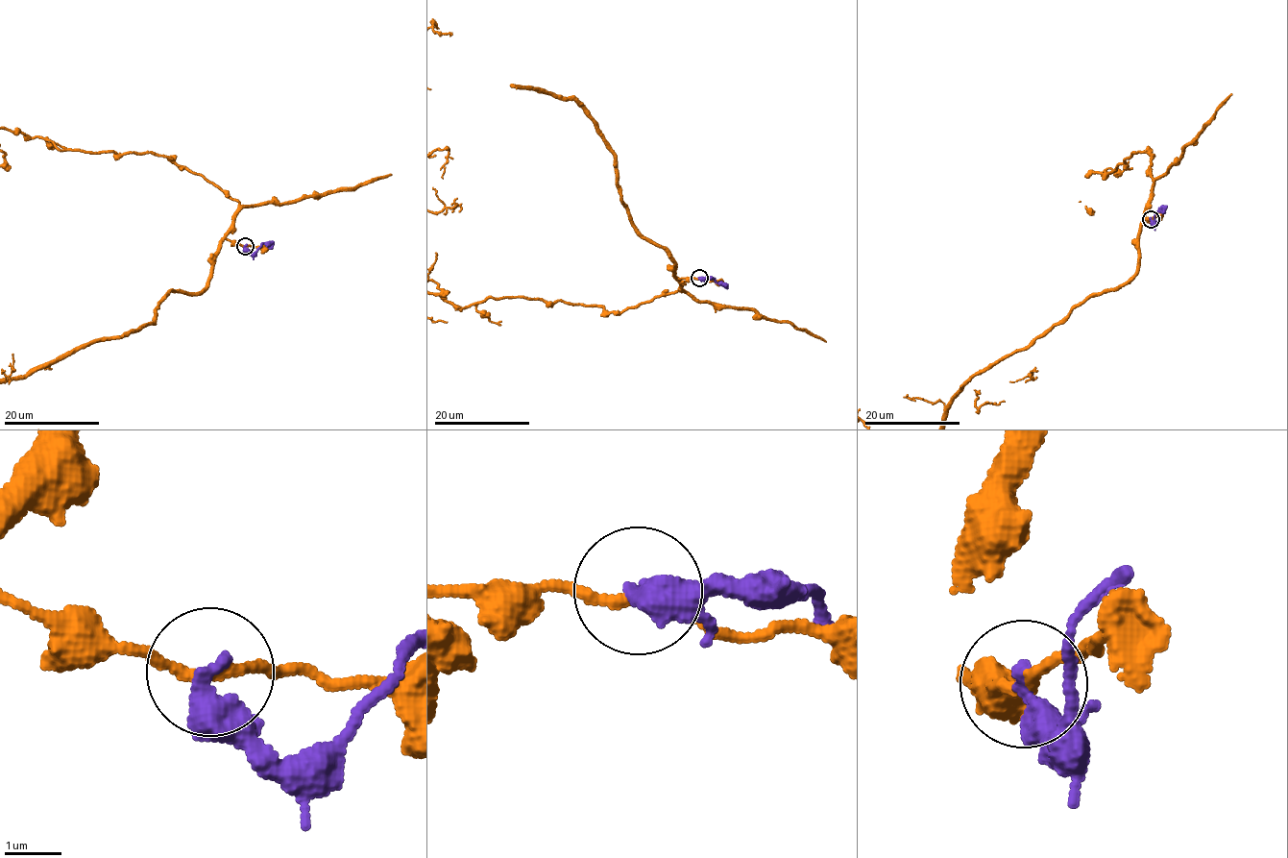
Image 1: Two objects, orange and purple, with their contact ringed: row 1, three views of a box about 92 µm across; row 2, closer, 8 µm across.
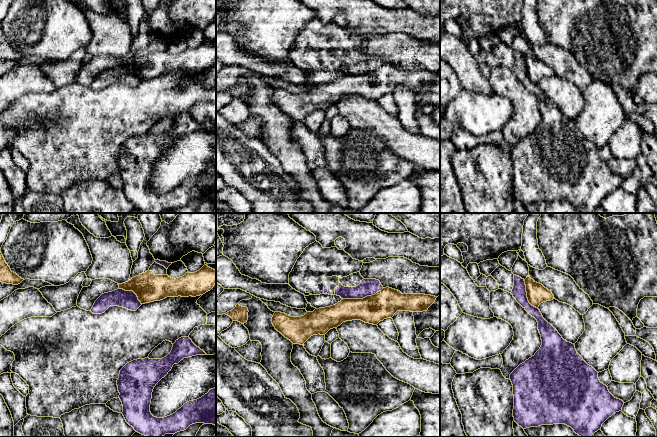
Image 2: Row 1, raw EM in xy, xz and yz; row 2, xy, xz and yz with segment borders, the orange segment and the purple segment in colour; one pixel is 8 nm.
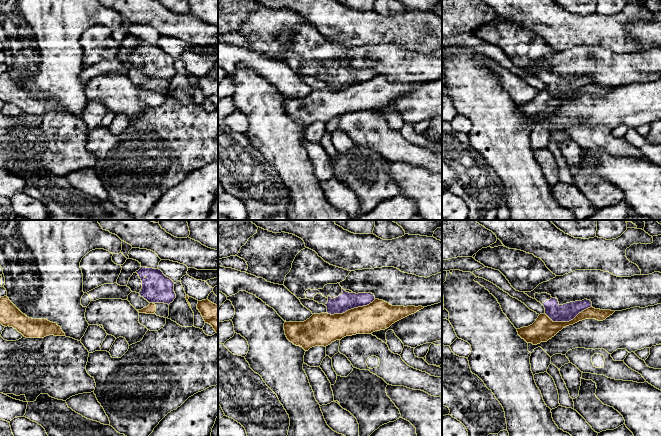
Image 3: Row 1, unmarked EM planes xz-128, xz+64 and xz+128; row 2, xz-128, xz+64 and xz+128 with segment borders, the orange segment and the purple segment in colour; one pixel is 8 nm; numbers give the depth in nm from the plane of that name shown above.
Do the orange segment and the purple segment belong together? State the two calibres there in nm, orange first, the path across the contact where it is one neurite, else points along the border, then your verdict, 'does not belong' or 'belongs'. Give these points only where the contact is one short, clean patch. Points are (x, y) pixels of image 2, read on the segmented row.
calibres 220 and 140 nm; does not belong

